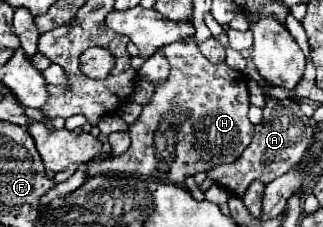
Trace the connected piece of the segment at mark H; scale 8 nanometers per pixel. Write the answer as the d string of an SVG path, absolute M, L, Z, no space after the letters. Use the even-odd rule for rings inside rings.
M172 43L162 51L170 61L168 79L156 83L150 103L128 127L132 137L128 151L102 163L106 165L104 173L116 171L182 185L188 175L236 161L250 145L254 125L248 121L250 101L244 73L230 69L226 63L210 63L196 45ZM182 67L190 75L182 75Z

